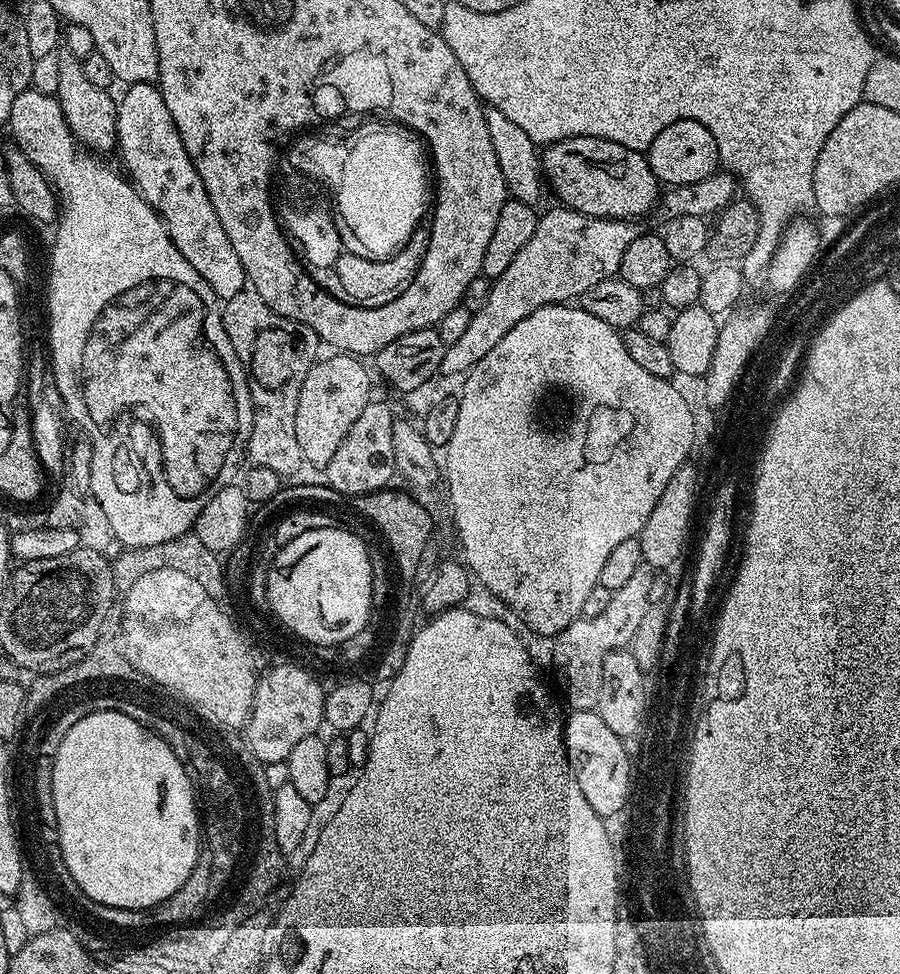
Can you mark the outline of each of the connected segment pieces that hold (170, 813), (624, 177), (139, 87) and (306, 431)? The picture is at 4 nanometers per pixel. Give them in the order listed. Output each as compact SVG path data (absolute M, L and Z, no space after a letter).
M94 712L82 717L66 731L62 744L55 750L53 760L53 808L56 811L54 828L61 856L64 859L68 871L73 876L74 882L90 899L99 904L105 904L114 908L152 909L171 898L183 885L195 865L193 861L199 854L199 844L192 836L192 822L184 822L184 808L190 808L196 801L192 792L191 778L184 767L184 761L178 755L173 745L167 744L151 728L144 727L134 718L118 712Z
M575 136L574 138L566 138L565 140L559 140L553 144L547 145L542 152L542 165L543 165L543 179L546 181L547 187L553 188L556 191L556 196L561 205L565 208L573 208L576 212L586 214L590 218L597 220L636 220L644 216L648 211L657 207L658 201L662 195L662 185L659 180L656 179L654 170L650 170L648 165L648 157L645 153L635 152L630 150L626 146L618 146L618 142L610 142L609 140L603 140L602 138L594 138L593 136Z
M155 83L129 84L123 91L118 96L116 106L116 143L118 153L124 159L123 171L127 179L140 193L140 197L160 215L160 221L164 223L178 254L182 254L182 258L186 258L186 262L190 262L190 266L198 270L217 301L234 298L234 294L243 292L246 288L242 262L238 262L238 254L234 254L234 246L230 246L230 238L226 238L226 230L222 230L222 222L218 214L214 214L214 206L206 194L206 186L202 186L202 178L198 178L198 170L194 170L194 162L190 162L190 154L186 154L186 146L182 146L178 126L174 126L174 118L170 118L170 110L166 110L166 102L159 87Z
M328 354L325 358L317 359L311 370L306 374L306 382L302 382L302 390L298 394L298 414L294 418L294 430L298 433L298 446L302 450L307 463L317 464L320 470L327 468L330 458L338 451L342 438L350 431L350 426L362 414L362 410L370 403L368 396L372 392L372 380L364 369L365 361L347 354Z

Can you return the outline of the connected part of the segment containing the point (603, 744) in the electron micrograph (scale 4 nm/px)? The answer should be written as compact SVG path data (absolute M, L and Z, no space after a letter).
M595 710L567 713L564 720L564 749L568 765L578 782L578 790L586 802L594 806L596 813L616 812L620 800L624 800L624 788L628 788L628 777L634 773L633 757L628 757L625 737L614 734Z

